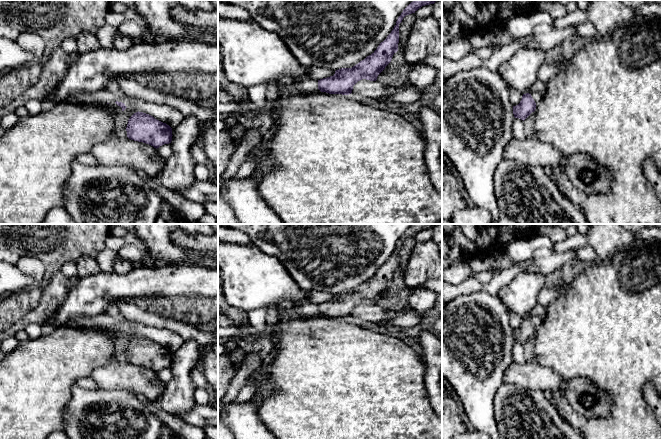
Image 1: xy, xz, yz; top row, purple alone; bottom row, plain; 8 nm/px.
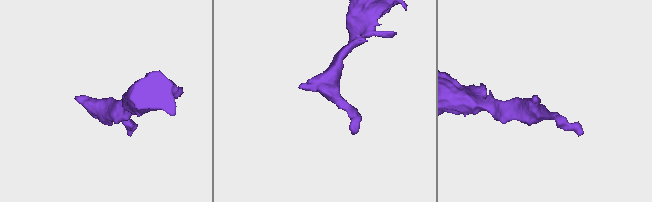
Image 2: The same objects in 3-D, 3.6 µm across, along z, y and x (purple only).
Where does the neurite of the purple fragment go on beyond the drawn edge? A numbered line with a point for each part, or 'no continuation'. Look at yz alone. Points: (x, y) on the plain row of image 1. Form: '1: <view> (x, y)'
1: yz (537, 320)

